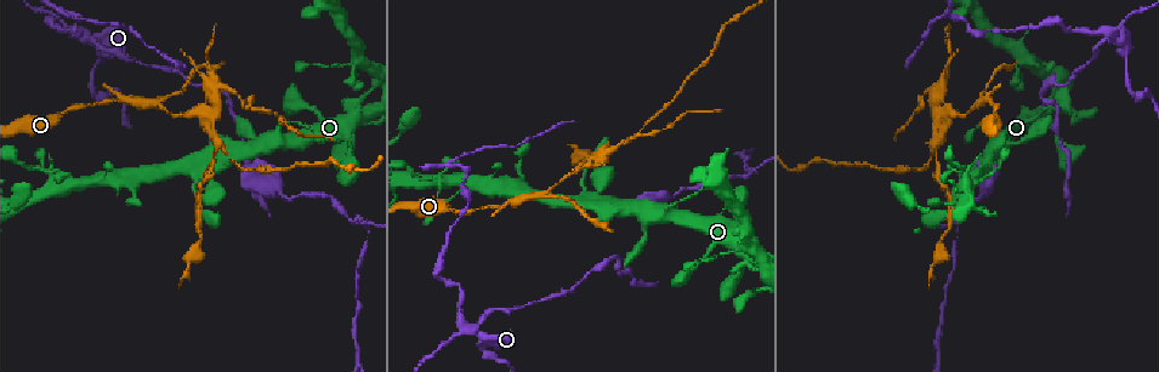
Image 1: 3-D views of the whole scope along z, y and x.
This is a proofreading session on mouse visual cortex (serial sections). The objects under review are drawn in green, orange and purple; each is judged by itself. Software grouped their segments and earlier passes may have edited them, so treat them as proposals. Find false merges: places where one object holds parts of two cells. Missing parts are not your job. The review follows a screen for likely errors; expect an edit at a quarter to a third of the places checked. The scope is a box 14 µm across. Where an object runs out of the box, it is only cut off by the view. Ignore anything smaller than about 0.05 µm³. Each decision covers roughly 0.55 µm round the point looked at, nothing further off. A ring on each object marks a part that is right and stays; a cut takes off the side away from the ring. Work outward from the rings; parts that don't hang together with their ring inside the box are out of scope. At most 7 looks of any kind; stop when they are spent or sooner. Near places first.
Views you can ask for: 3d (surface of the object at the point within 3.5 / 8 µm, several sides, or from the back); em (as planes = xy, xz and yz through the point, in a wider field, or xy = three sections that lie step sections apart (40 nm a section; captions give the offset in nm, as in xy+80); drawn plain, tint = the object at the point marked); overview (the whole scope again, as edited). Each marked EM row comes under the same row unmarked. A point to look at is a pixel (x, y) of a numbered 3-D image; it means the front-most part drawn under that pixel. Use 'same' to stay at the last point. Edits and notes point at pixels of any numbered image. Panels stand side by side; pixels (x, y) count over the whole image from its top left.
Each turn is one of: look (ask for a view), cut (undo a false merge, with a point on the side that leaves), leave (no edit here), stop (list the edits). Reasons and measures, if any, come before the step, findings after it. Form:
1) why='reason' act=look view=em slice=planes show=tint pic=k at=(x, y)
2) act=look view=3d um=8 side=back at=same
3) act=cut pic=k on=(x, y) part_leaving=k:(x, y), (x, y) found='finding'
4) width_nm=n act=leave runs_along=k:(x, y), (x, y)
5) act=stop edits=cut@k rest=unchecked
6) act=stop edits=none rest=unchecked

why='looks like a crossing' act=look view=3d um=3.5 pic=1 at=(86, 39)

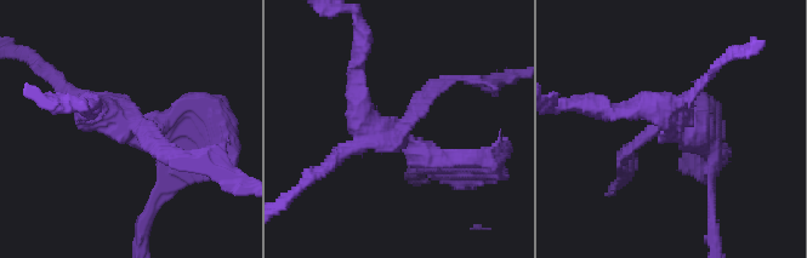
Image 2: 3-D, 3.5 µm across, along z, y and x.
arms=4 arm_widths_nm=100,200,250,300 why='shape alone is not enough' act=look view=em slice=planes show=tint pic=2 at=(673, 125)

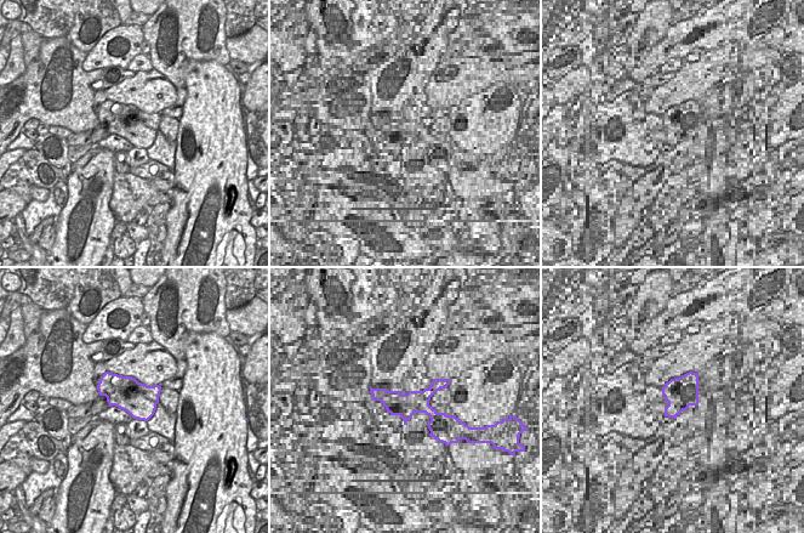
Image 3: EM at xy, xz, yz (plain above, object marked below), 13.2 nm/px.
act=cut pic=2 on=(432, 92) found='a second cell is stuck on'

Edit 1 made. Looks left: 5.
why='two arms in line, one across' act=look view=3d um=3.5 pic=1 at=(542, 193)

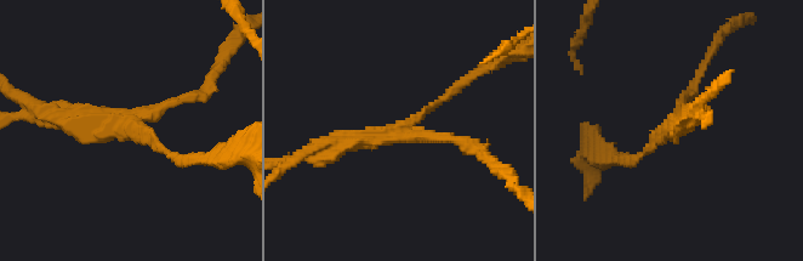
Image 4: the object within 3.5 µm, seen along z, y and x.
arms=3 arm_widths_nm=100,150,250 act=look view=em slice=xy step=1 show=tint pic=4 at=(391, 133)

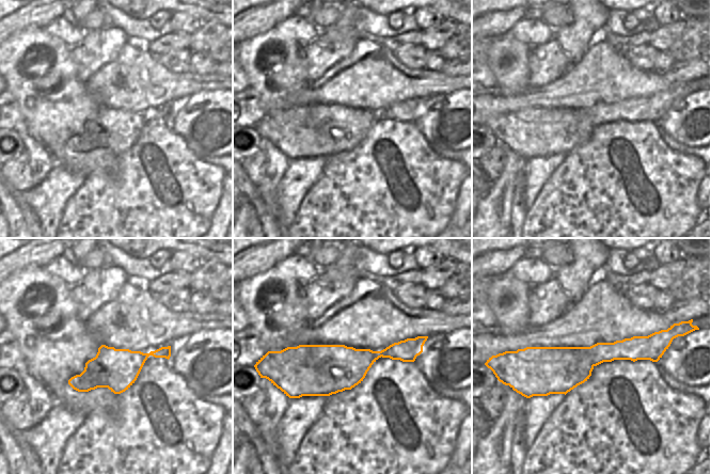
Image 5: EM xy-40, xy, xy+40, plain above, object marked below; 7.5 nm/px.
why='cut it another way' act=look view=em slice=xy step=2 show=tint at=same

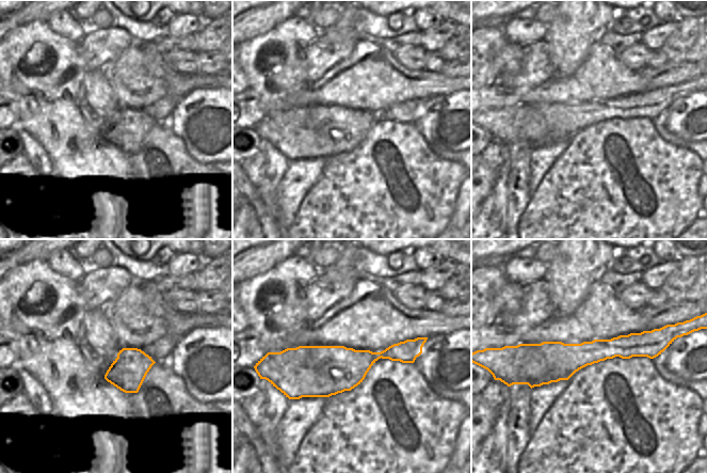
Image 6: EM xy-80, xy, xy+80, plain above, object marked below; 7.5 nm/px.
width_nm=380 act=cut pic=4 on=(160, 148) part_leaving=4:(687, 118), (675, 118), (647, 148) found='a second cell is stuck on'

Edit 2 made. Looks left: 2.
act=stop edits=cut@2,cut@4 rest=unchecked

